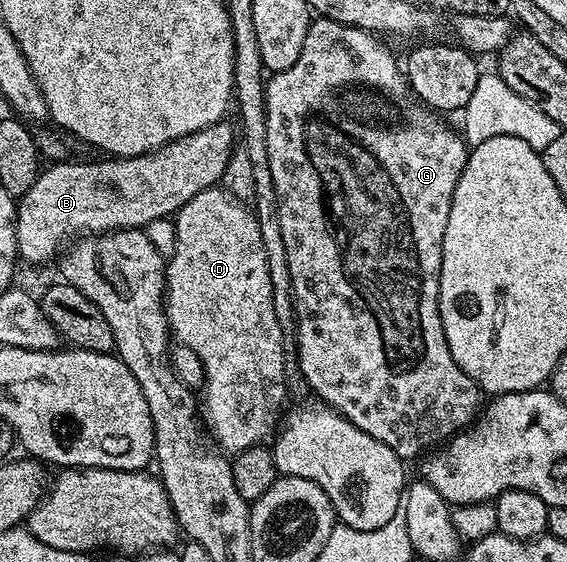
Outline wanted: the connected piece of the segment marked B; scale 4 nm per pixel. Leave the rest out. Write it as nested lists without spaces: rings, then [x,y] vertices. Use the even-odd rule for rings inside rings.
[[[221,122],[171,140],[166,146],[141,156],[100,158],[104,160],[96,160],[93,164],[49,163],[41,171],[34,186],[30,186],[30,190],[19,197],[16,205],[19,259],[23,263],[25,260],[28,264],[44,264],[52,255],[55,257],[61,251],[65,242],[73,238],[118,232],[122,228],[143,229],[150,222],[171,217],[182,206],[186,206],[186,202],[190,202],[194,194],[202,194],[202,190],[217,187],[223,181],[226,162],[232,160],[233,147],[232,128],[228,122]]]

